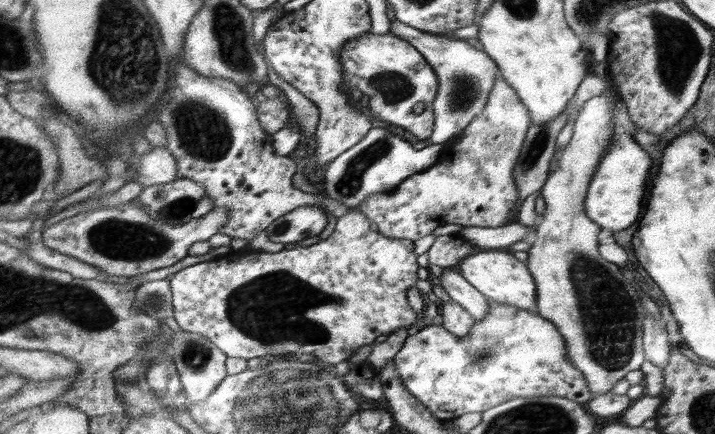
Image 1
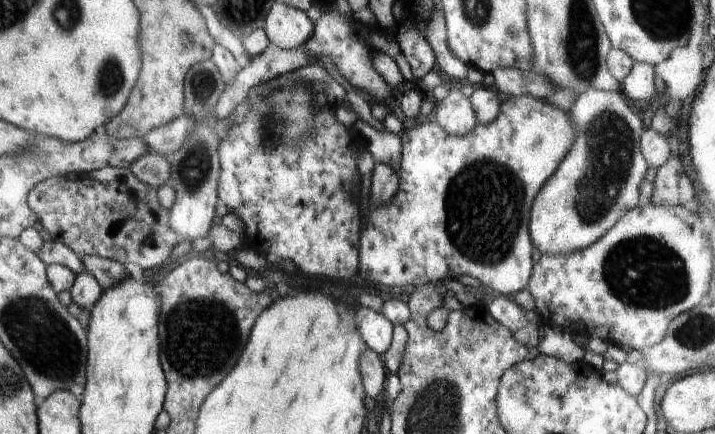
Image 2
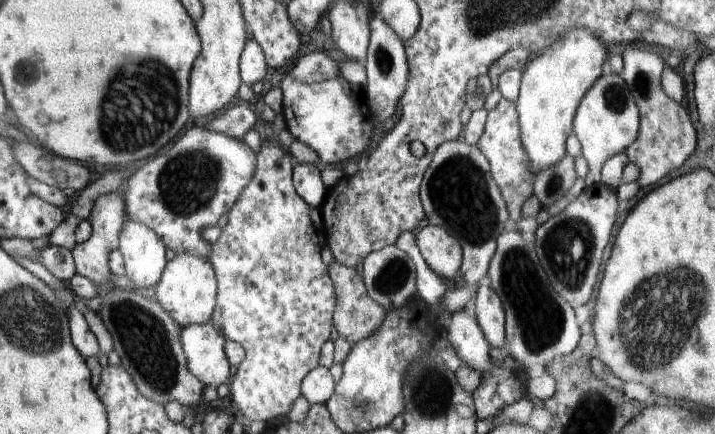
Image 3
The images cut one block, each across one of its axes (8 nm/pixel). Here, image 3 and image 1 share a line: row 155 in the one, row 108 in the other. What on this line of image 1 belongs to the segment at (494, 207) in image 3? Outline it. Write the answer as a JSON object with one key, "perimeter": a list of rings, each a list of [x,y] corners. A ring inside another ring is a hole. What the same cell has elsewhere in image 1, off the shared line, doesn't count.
{"perimeter":[[[398,20],[392,21],[389,32],[418,50],[434,68],[438,77],[438,92],[432,104],[433,133],[426,141],[430,145],[444,147],[454,133],[463,131],[474,120],[474,117],[482,112],[488,101],[490,90],[494,88],[494,81],[500,75],[498,66],[495,60],[484,51],[470,46],[468,42],[461,39],[450,40],[444,35],[423,32]]]}

